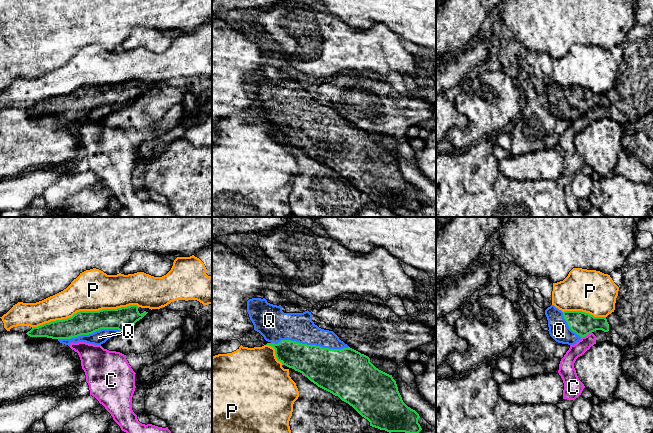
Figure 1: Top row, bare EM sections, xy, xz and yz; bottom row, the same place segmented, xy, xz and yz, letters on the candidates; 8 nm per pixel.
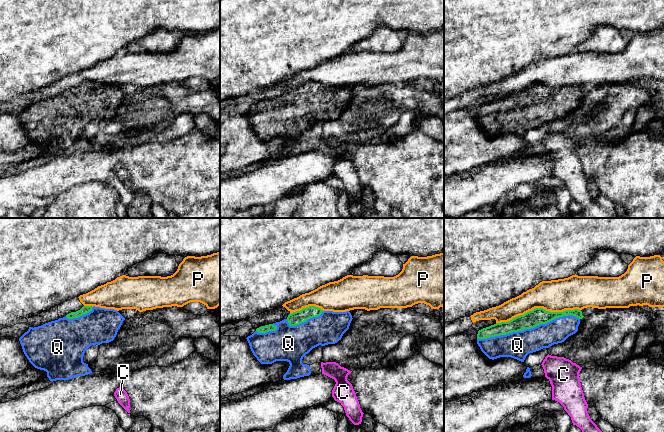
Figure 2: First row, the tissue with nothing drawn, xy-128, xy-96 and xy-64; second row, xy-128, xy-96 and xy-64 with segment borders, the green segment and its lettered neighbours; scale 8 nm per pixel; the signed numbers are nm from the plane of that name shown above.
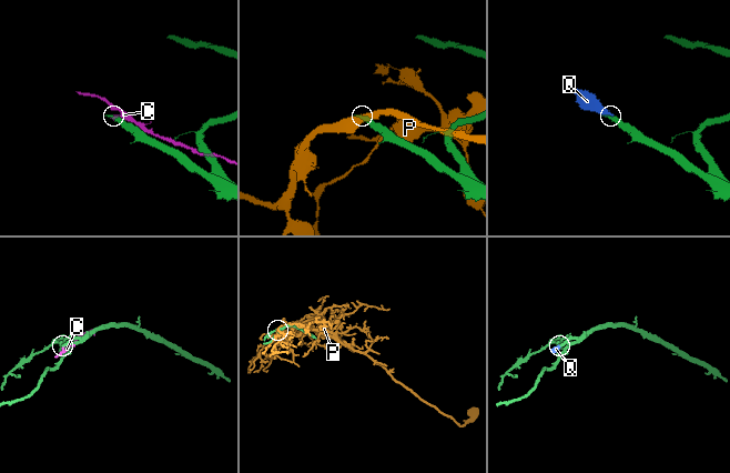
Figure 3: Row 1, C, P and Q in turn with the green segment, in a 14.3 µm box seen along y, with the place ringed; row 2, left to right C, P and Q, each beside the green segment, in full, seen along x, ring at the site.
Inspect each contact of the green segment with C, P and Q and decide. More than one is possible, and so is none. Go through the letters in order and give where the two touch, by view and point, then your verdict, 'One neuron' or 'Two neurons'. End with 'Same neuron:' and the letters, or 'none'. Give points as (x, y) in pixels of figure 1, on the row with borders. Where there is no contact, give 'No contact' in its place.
C: Touches green at yz (586, 335). Two neurons
P: Touches green at xy (85, 311). Two neurons
Q: Touches green at xz (310, 345). One neuron
Same neuron: Q

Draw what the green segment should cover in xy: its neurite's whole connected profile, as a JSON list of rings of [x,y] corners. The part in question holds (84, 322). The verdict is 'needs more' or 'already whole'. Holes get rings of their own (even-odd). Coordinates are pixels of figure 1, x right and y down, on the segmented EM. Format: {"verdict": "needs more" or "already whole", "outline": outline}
{"verdict": "needs more", "outline": [[[137,305],[99,311],[80,311],[72,317],[51,321],[33,327],[26,334],[30,337],[57,339],[68,345],[86,342],[101,345],[121,331],[135,325],[148,312],[139,313]]]}

